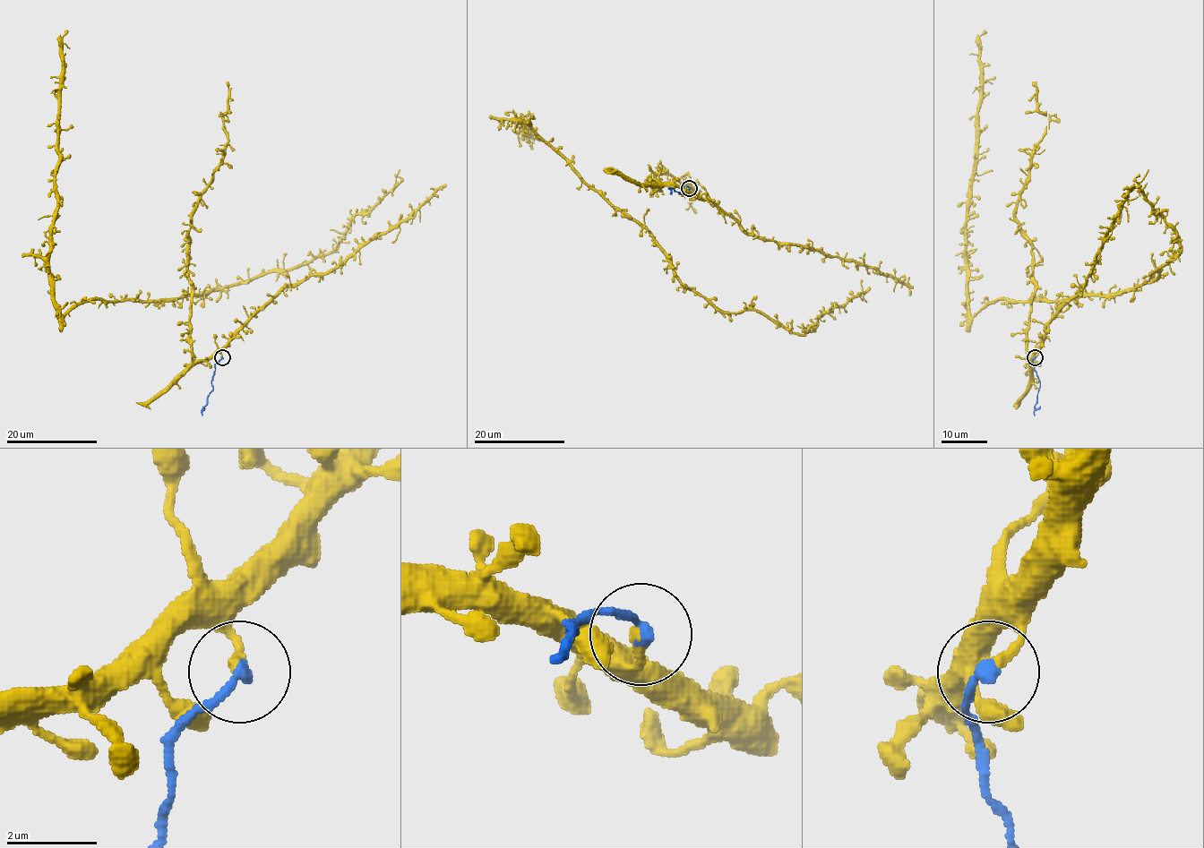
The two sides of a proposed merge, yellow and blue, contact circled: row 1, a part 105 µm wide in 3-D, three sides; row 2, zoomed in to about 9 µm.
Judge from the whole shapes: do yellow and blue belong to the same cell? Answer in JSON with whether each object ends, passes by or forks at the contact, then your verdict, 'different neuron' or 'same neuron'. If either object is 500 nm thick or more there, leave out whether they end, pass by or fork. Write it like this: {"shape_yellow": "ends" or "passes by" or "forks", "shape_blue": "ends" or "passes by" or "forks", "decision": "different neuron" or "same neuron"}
{"shape_yellow": "ends", "shape_blue": "ends", "decision": "different neuron"}

